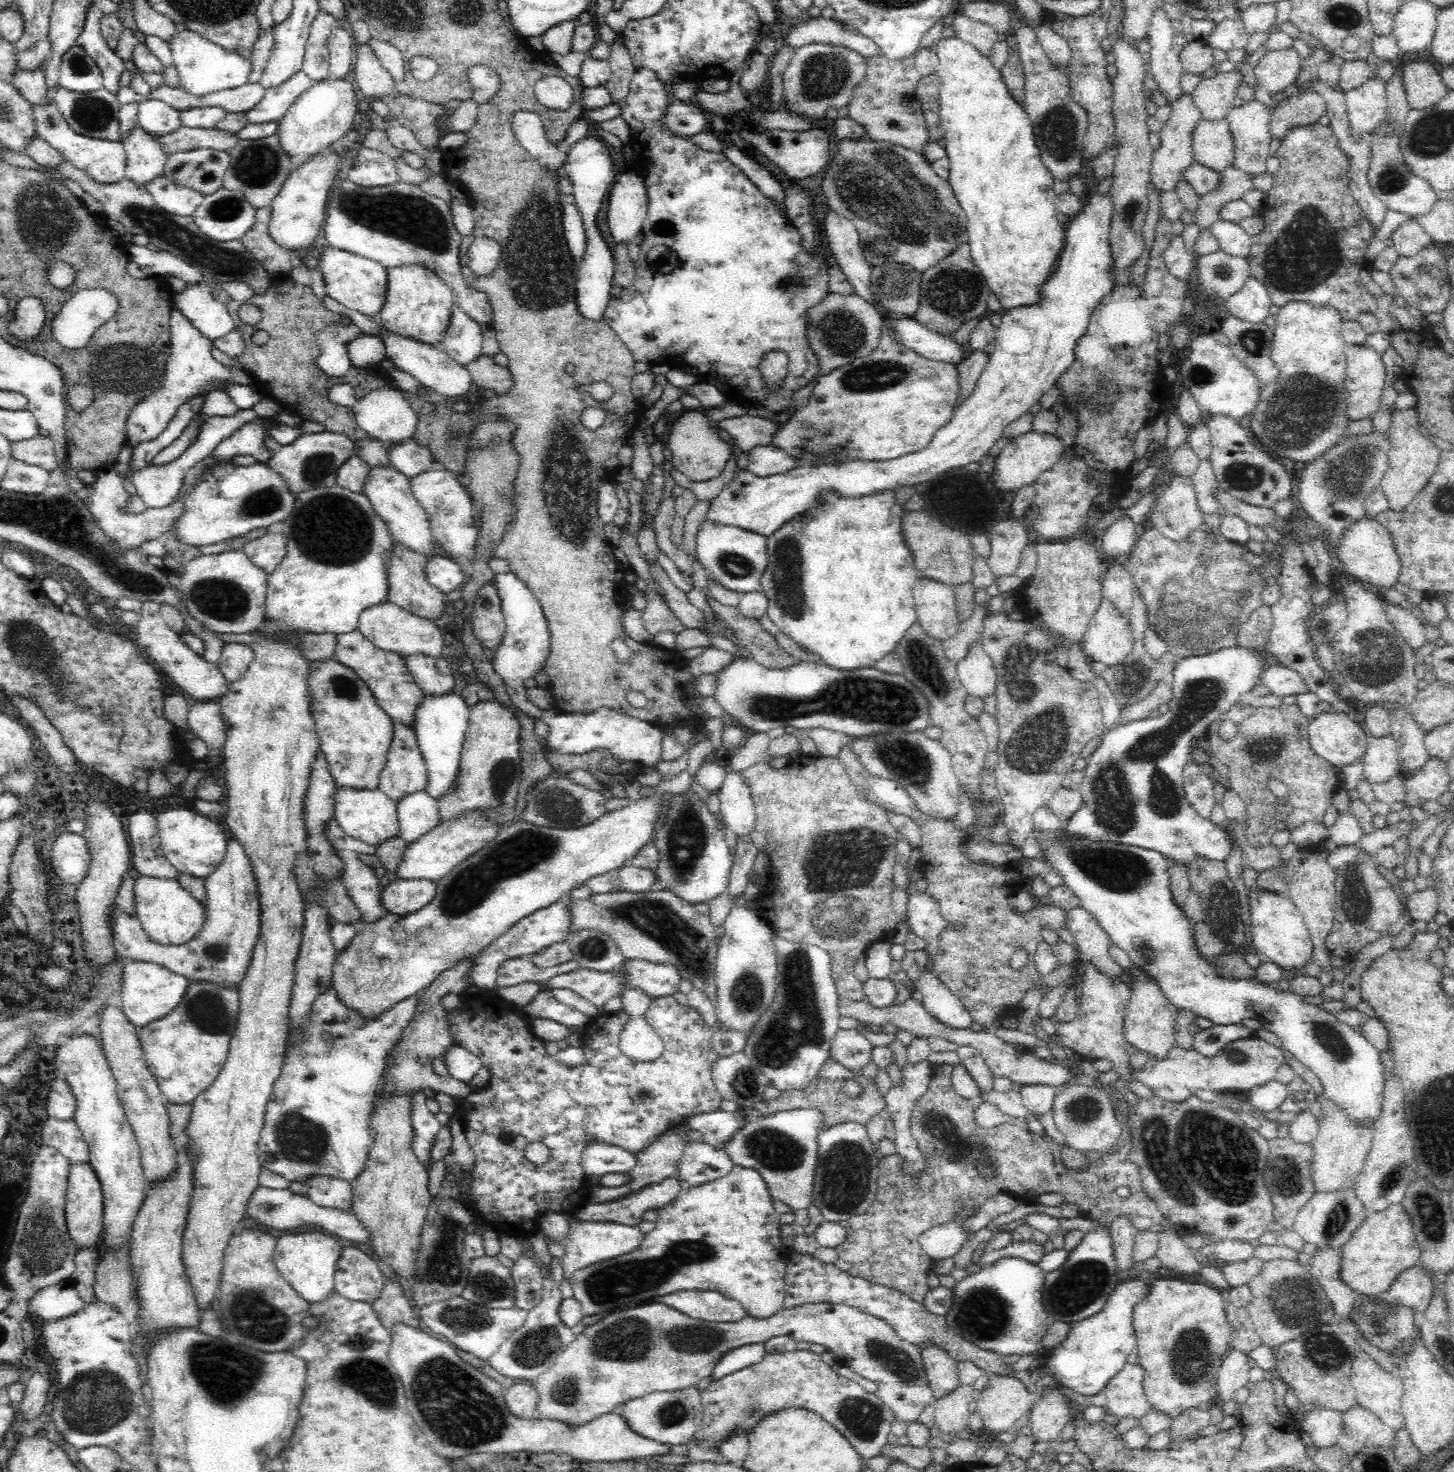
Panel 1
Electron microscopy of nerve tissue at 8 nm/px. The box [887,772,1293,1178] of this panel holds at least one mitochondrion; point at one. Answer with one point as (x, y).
(1118, 870)

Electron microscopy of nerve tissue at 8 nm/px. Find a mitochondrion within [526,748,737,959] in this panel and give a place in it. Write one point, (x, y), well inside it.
(686, 842)

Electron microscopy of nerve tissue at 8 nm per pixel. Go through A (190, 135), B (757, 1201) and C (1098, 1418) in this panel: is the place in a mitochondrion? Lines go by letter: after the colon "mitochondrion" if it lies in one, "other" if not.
A: other
B: other
C: other

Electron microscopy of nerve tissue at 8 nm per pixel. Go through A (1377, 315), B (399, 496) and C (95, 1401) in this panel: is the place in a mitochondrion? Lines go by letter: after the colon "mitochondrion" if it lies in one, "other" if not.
A: other
B: other
C: mitochondrion

